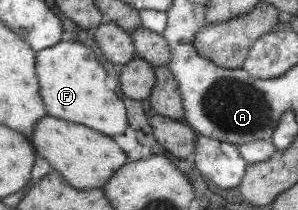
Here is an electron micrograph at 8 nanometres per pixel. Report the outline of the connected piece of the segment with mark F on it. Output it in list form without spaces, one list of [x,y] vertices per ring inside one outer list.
[[[60,40],[49,48],[35,52],[35,74],[47,116],[83,124],[109,136],[123,134],[127,128],[121,100],[105,85],[105,70],[96,60],[95,53],[79,41]]]

